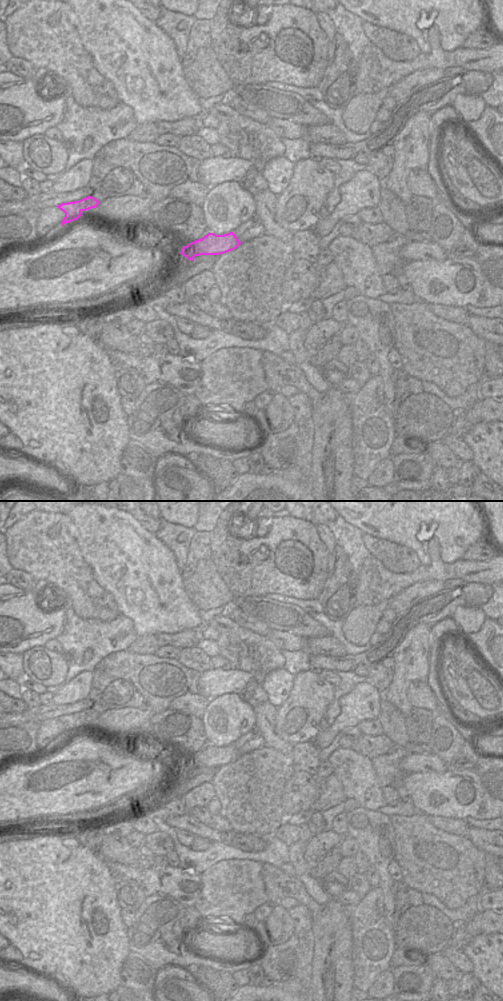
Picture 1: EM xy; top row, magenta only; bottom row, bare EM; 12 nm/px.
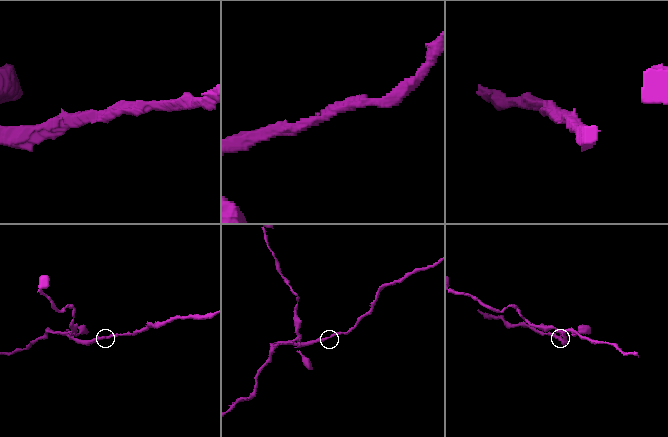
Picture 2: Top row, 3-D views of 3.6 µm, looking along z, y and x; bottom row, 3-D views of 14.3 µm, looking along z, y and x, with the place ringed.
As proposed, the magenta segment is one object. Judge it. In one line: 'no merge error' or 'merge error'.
merge error

